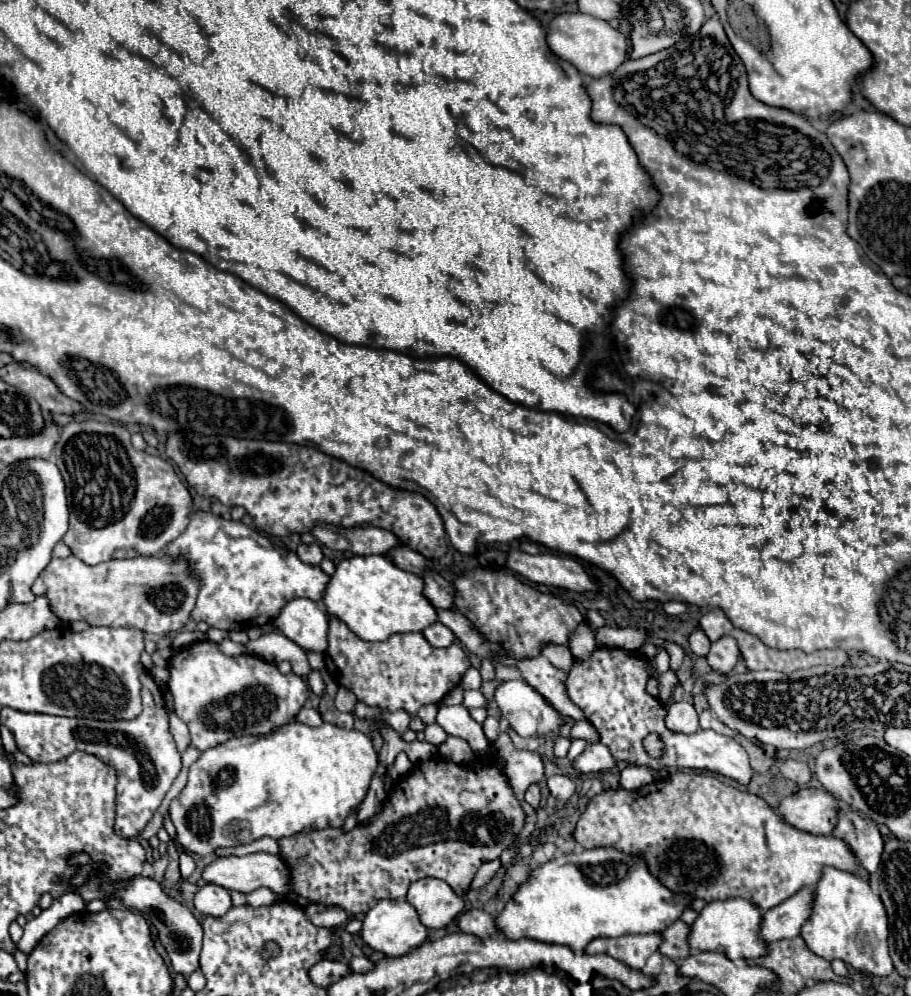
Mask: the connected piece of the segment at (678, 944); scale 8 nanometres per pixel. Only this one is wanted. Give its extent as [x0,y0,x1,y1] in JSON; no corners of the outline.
[658,921,690,963]

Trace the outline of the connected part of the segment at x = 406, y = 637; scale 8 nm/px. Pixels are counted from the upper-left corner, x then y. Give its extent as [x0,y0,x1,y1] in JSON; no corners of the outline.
[324,617,470,715]

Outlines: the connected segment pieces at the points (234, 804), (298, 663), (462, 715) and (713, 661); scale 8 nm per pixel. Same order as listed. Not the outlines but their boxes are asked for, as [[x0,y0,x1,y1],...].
[[170,721,378,857],[272,631,310,677],[438,705,490,751],[710,637,740,673]]

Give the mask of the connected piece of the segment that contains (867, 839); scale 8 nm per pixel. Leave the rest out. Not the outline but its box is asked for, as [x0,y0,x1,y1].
[832,807,884,873]

